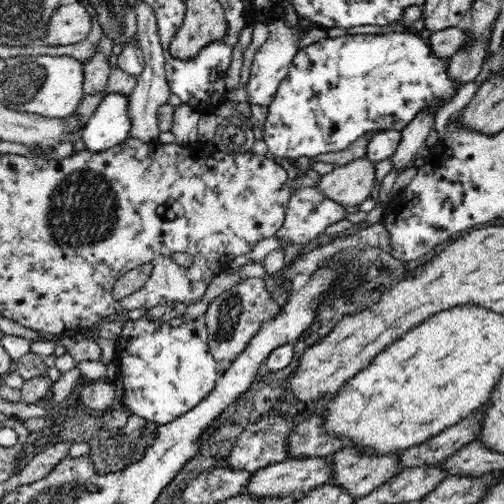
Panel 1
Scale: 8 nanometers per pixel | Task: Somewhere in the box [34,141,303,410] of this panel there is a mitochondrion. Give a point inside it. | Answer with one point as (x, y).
(83, 210)

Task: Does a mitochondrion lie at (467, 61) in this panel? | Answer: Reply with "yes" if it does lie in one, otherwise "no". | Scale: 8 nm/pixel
yes

